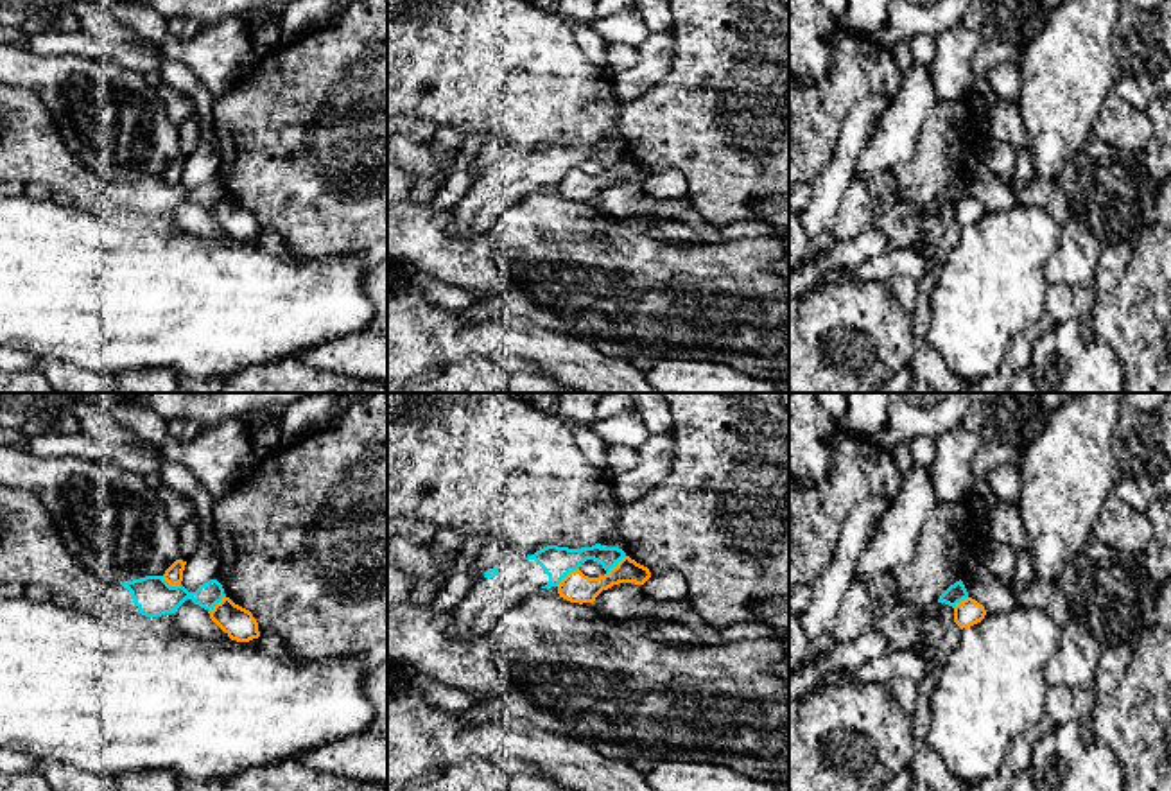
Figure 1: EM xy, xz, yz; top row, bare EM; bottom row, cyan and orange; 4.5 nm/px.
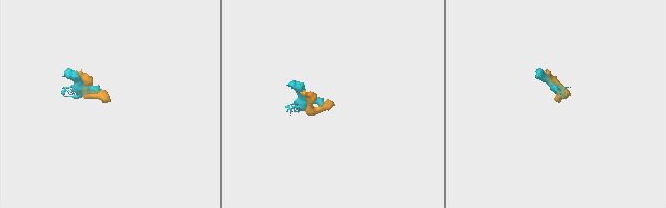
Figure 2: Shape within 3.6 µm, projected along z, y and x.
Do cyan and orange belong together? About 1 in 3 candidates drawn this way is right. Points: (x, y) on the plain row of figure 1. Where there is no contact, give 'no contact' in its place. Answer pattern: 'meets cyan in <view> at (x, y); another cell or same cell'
meets cyan in xz at (567, 171); another cell

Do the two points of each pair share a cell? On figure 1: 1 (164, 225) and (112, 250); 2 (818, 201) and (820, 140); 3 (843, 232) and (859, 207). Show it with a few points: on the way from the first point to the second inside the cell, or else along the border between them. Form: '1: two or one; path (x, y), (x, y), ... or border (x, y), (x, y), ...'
1: two; border (128, 226), (173, 232)
2: two; border (838, 137), (832, 158), (809, 183)
3: one; path (847, 226), (856, 212)

